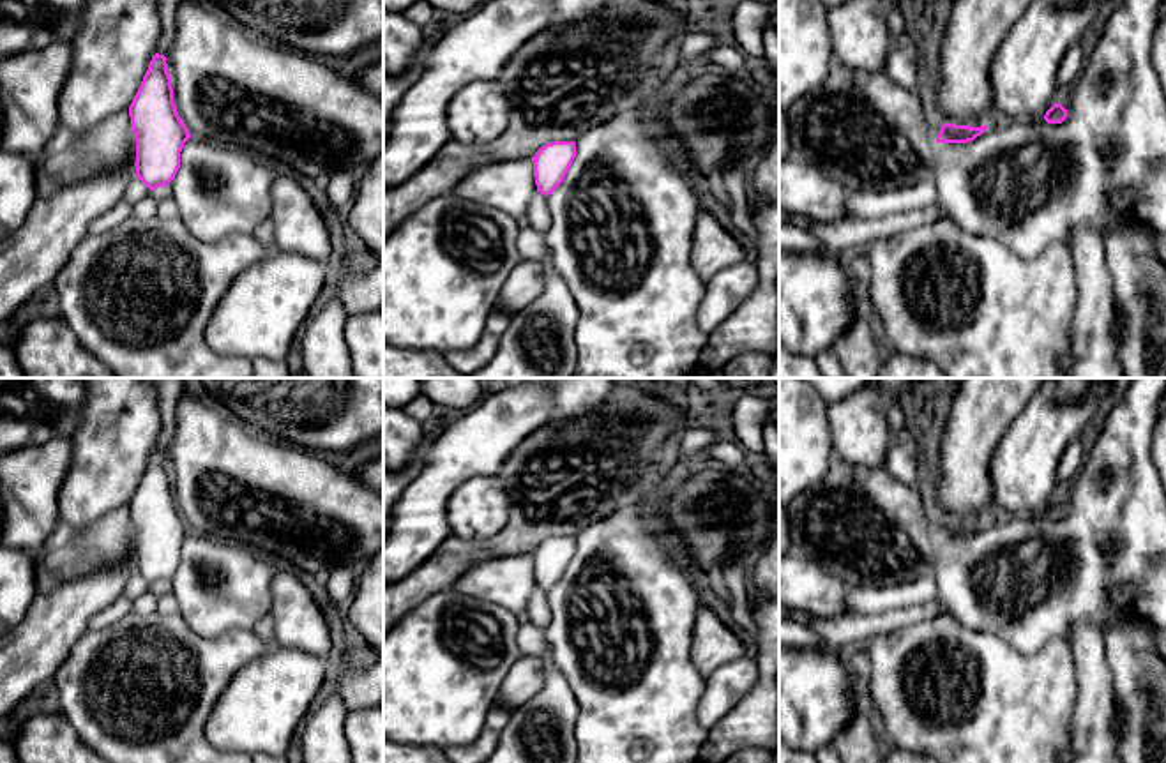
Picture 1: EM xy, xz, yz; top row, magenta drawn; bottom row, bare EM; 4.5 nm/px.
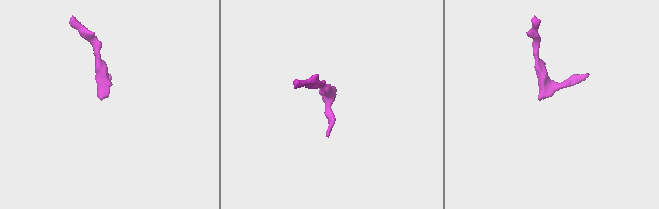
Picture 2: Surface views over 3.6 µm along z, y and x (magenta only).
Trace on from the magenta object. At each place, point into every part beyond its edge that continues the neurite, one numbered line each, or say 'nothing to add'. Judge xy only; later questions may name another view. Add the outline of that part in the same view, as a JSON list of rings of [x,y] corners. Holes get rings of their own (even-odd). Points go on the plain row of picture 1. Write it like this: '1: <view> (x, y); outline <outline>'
nothing to add

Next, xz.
nothing to add

